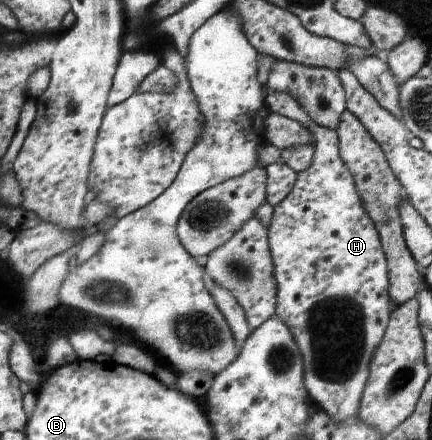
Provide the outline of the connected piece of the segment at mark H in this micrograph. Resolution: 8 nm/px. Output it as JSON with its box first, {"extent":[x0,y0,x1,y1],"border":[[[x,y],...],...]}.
{"extent":[264,90,390,423],"border":[[[270,90],[264,103],[269,112],[301,123],[314,139],[311,164],[296,176],[293,190],[274,208],[268,226],[268,243],[277,283],[275,316],[289,328],[300,348],[309,398],[335,423],[351,422],[358,418],[362,392],[369,378],[369,365],[390,319],[387,259],[378,230],[367,216],[352,174],[339,154],[336,130],[313,122],[290,94]]]}

